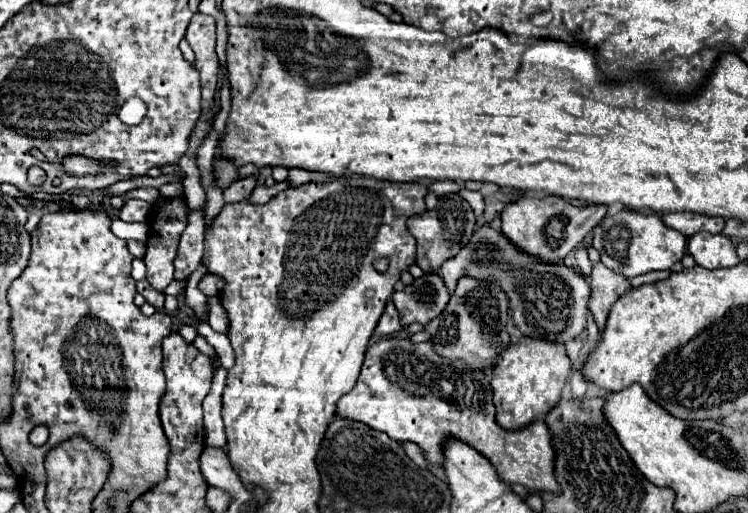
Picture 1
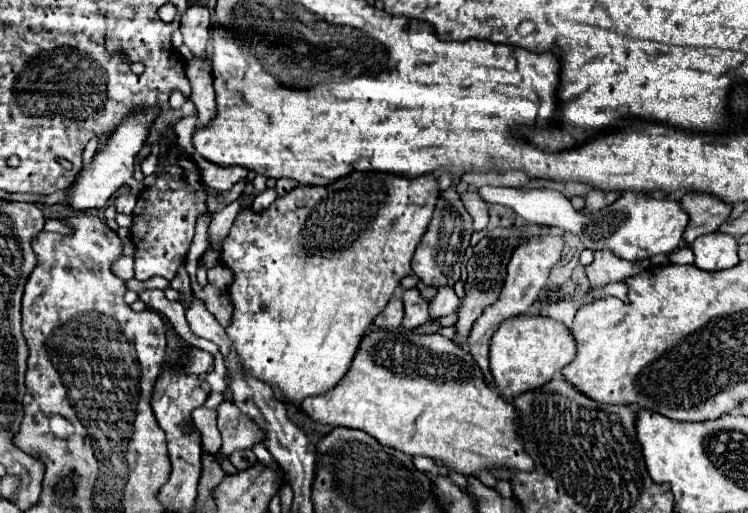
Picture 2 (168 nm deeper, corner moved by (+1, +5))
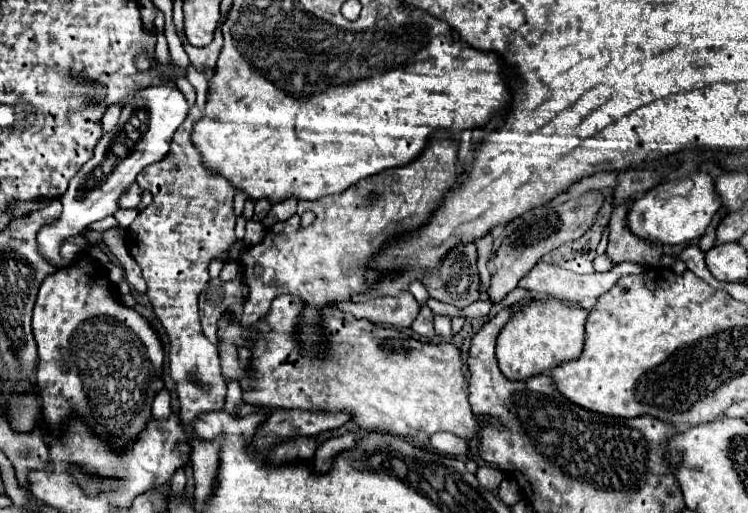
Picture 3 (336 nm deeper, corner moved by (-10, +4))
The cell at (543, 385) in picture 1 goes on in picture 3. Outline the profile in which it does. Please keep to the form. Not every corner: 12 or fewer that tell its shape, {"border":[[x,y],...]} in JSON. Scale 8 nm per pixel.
{"border":[[561,299],[517,309],[497,337],[507,379],[579,359],[587,311]]}

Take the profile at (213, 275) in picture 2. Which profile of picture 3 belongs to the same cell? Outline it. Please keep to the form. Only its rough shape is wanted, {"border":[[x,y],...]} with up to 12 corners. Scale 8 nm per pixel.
{"border":[[227,261],[221,279],[233,281],[241,273],[237,261]]}

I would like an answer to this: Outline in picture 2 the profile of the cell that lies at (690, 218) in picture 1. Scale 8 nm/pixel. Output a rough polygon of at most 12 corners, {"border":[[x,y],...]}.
{"border":[[688,192],[682,206],[690,214],[684,240],[716,232],[732,212],[716,196]]}

